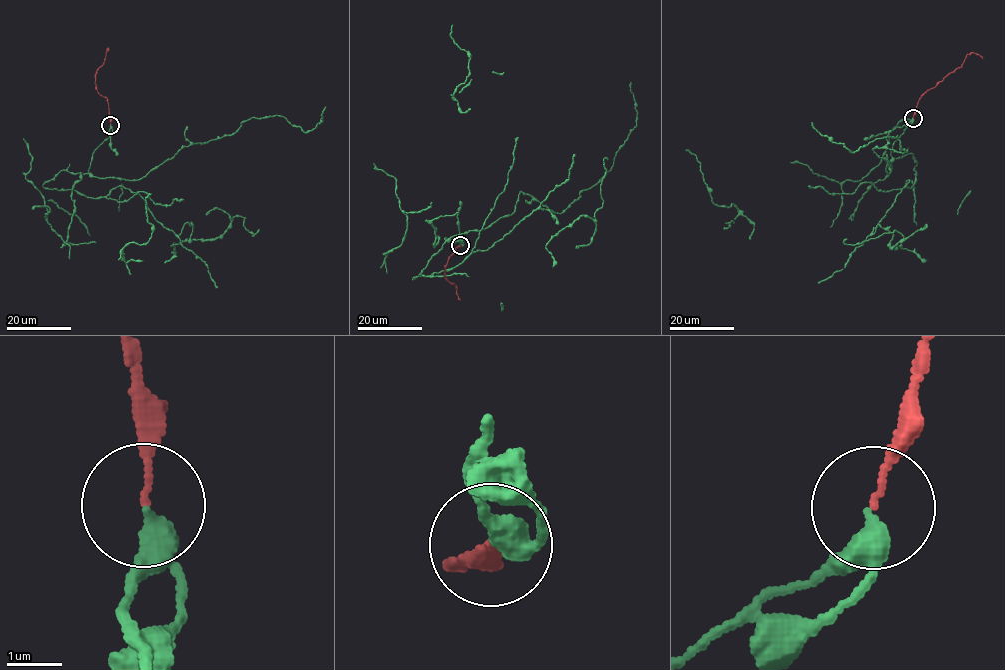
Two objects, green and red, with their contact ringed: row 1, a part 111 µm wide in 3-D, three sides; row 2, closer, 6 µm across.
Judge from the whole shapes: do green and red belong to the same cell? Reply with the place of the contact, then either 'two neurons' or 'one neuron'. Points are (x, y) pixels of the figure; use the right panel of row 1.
place (913, 118); one neuron

